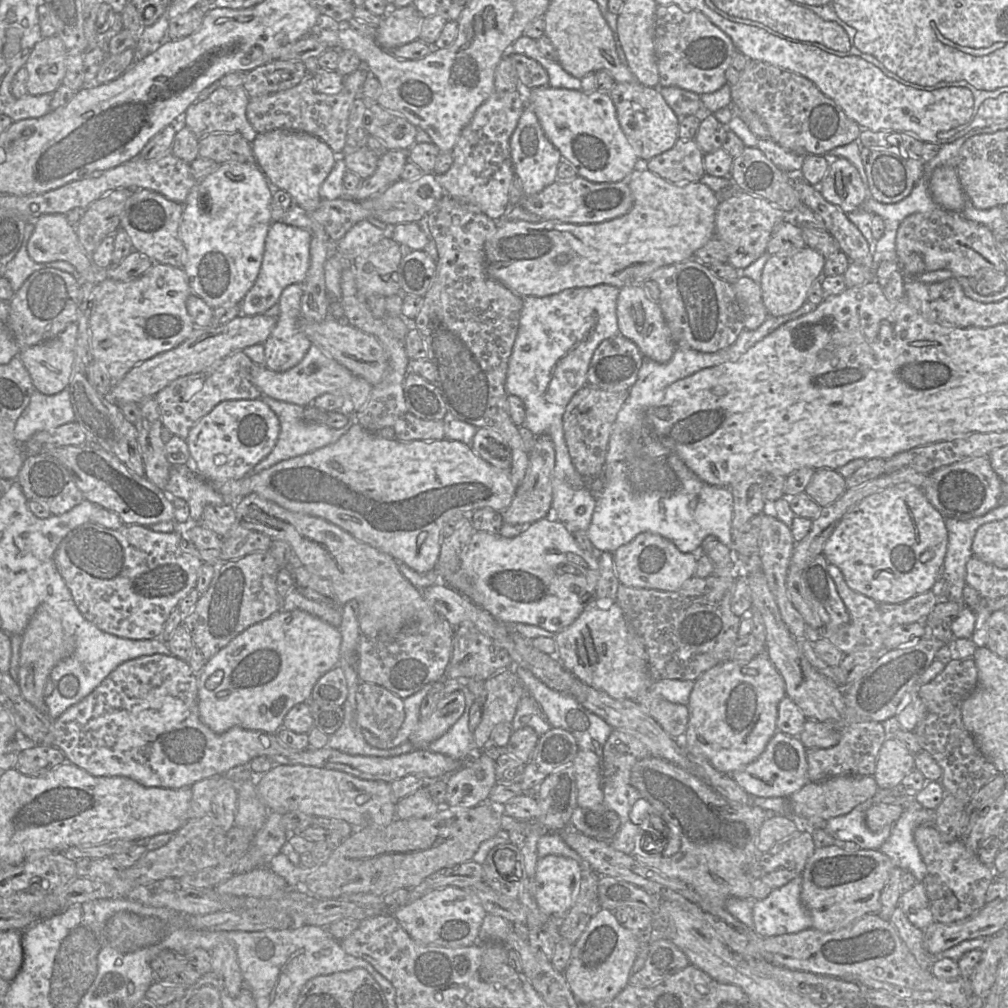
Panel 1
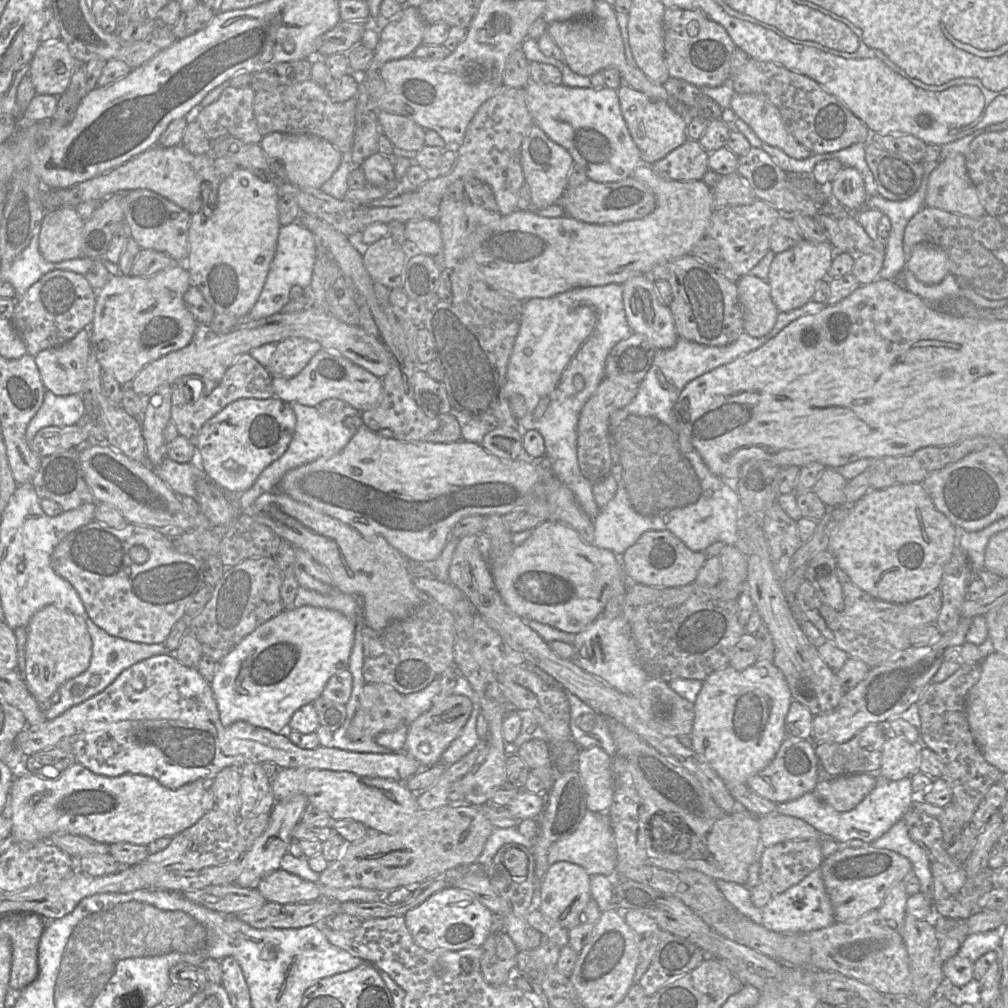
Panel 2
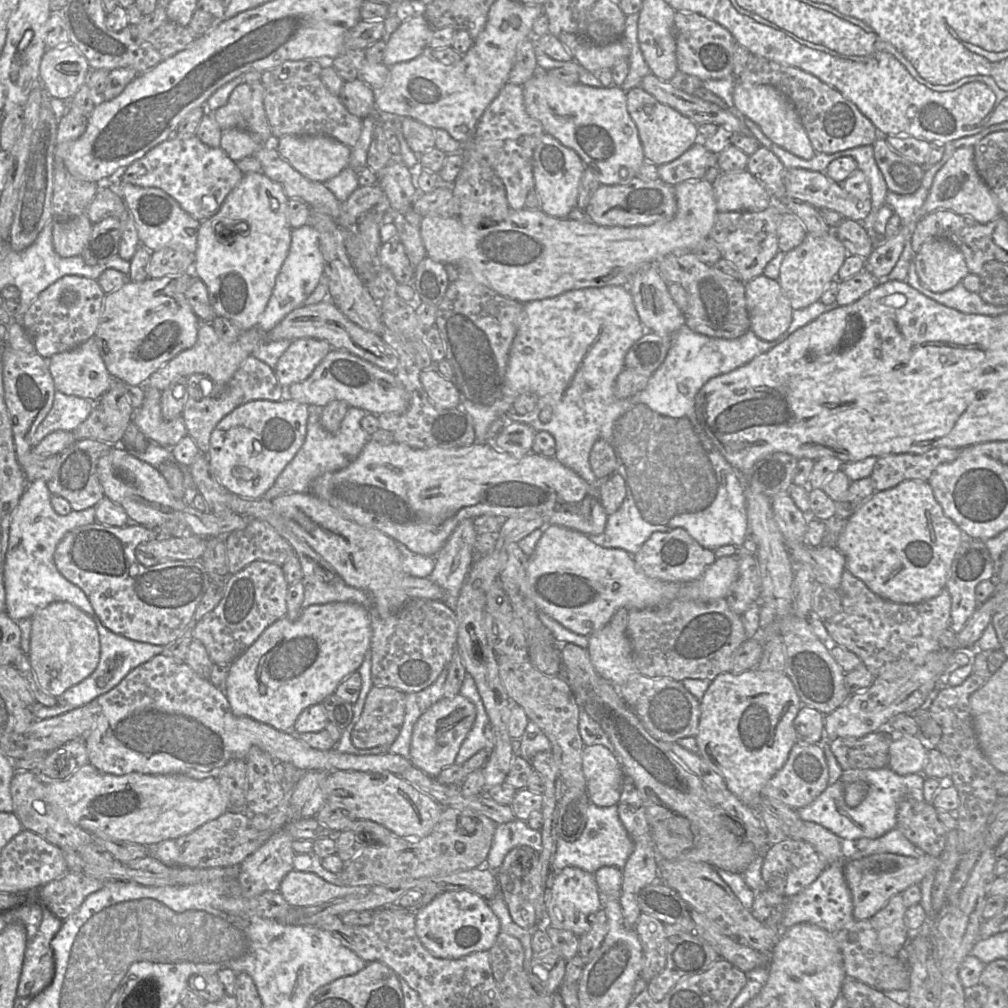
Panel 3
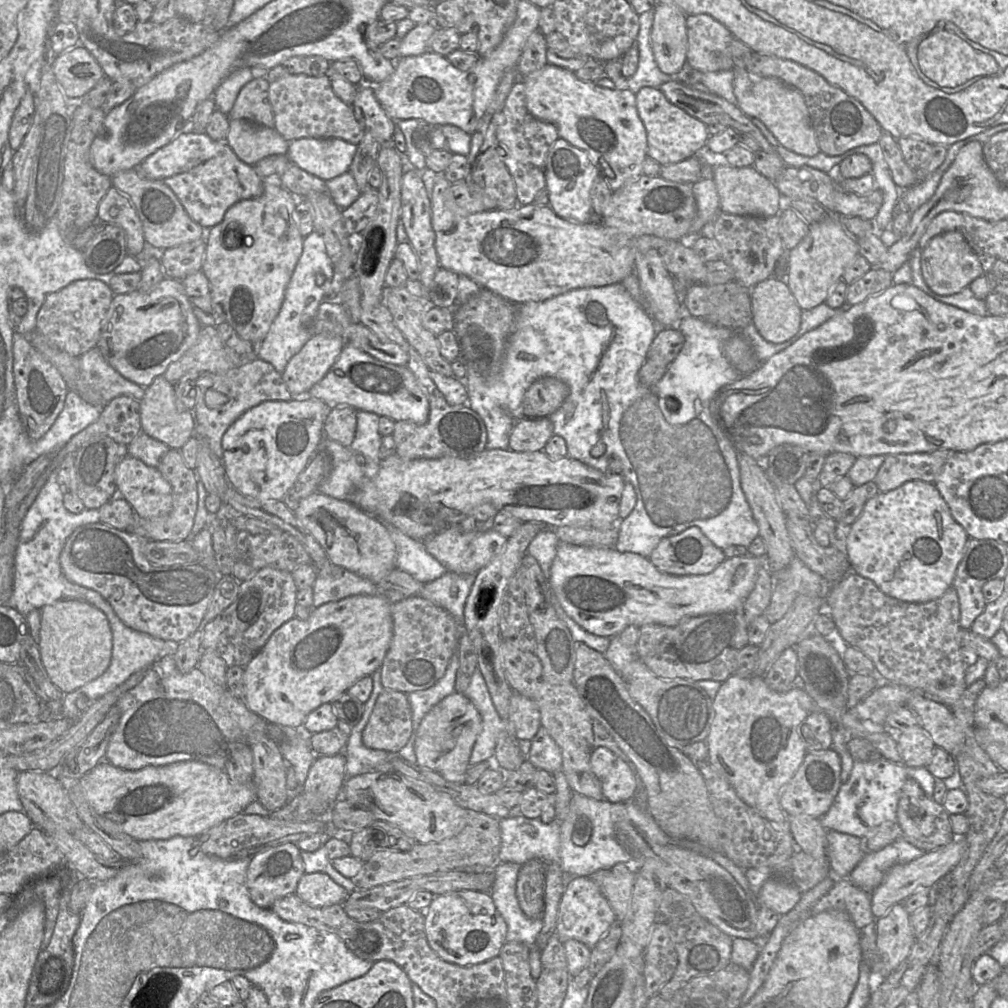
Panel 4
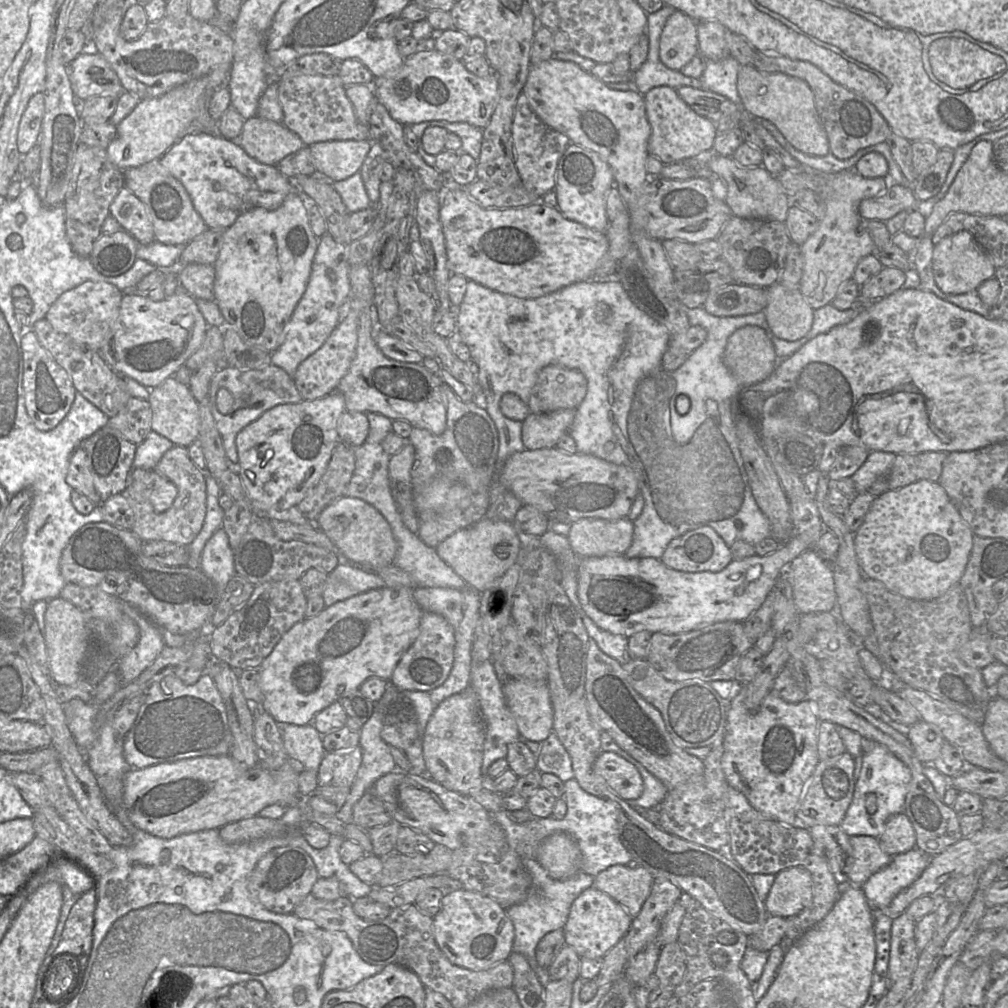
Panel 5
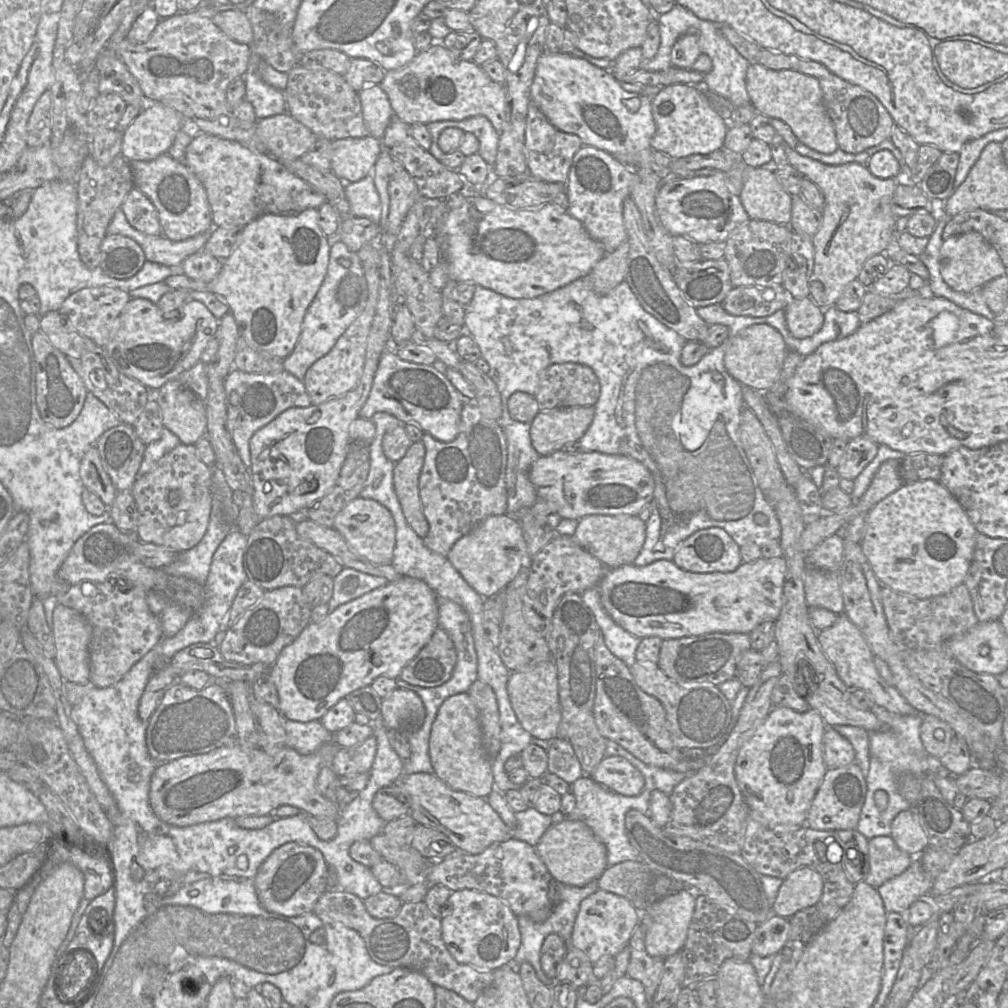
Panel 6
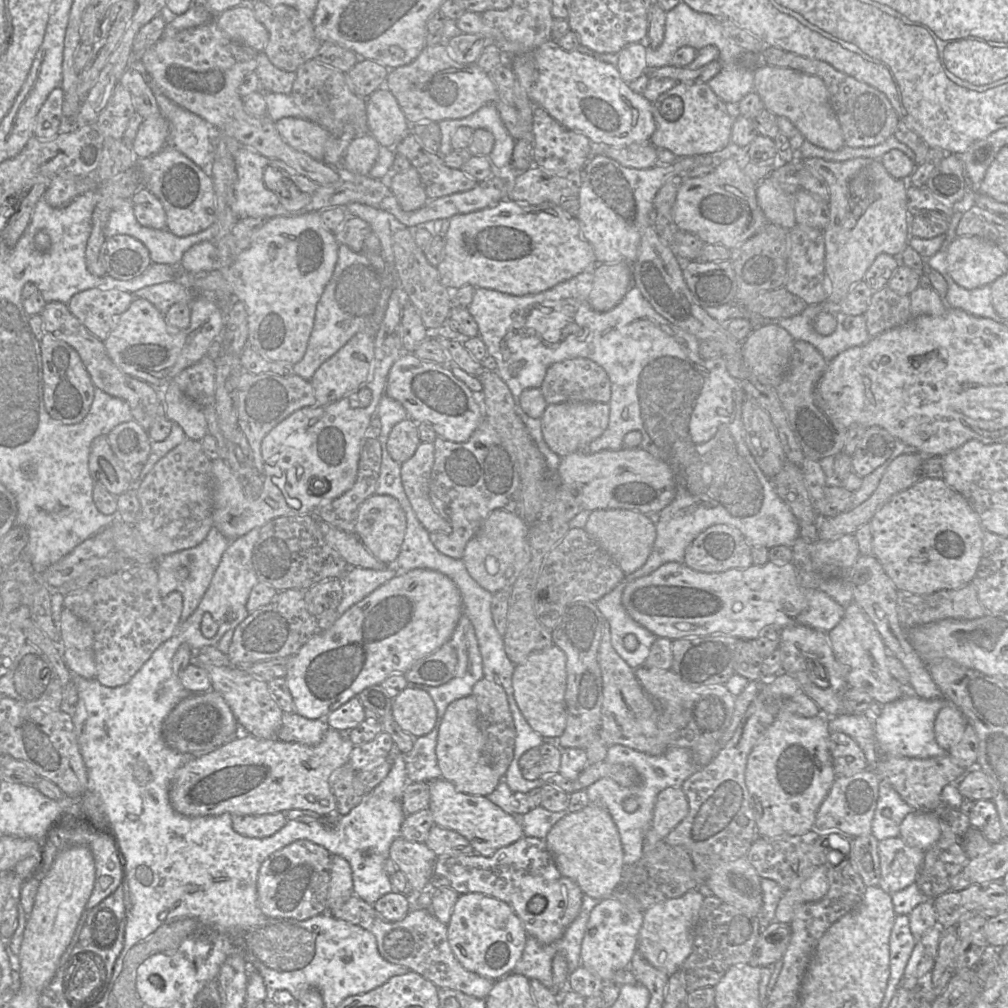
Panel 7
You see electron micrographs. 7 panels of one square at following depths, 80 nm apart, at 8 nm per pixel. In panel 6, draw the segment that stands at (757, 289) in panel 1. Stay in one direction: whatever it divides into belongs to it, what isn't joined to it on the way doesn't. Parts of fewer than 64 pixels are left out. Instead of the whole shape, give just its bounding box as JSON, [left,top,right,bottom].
[784,297,824,339]

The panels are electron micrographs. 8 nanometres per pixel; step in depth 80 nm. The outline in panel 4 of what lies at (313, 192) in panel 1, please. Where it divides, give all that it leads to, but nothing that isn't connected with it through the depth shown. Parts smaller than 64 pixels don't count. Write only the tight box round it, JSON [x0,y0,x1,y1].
[286,138,356,181]

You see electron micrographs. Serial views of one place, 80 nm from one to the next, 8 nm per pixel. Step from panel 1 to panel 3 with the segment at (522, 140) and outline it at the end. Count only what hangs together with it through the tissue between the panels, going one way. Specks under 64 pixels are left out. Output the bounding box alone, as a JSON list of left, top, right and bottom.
[533,133,586,218]

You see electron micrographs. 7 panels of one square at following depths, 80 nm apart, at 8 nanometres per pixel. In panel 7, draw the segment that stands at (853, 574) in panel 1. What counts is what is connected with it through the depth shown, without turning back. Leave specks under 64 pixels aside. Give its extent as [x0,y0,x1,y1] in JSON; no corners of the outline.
[869,477,984,595]

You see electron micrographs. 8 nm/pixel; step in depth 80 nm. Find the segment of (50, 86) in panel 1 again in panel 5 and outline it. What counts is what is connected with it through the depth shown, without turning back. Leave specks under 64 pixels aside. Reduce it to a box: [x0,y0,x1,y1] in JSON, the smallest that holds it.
[68,48,127,100]

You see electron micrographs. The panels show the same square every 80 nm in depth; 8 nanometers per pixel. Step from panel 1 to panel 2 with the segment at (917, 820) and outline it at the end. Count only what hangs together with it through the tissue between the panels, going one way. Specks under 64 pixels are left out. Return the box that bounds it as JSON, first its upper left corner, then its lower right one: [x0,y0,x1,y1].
[869,820,933,903]

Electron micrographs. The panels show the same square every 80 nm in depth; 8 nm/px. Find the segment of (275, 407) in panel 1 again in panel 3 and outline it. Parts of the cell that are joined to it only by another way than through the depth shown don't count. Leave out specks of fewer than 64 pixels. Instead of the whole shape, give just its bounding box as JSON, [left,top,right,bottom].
[261,406,371,501]

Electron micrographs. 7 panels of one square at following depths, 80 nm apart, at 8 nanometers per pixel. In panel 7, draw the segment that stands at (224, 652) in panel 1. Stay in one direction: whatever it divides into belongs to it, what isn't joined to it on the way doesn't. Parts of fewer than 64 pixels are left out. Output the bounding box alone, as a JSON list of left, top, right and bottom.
[284,568,462,719]

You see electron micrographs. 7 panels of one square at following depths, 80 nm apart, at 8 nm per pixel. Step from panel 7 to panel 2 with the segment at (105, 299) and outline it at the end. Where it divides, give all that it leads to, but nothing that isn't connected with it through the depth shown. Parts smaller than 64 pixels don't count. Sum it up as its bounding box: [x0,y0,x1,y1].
[11,270,97,355]

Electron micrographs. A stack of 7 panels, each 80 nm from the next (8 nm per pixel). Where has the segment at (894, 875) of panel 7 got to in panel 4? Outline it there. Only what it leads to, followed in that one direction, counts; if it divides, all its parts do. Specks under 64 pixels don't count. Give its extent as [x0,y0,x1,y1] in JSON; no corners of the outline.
[826,831,869,878]

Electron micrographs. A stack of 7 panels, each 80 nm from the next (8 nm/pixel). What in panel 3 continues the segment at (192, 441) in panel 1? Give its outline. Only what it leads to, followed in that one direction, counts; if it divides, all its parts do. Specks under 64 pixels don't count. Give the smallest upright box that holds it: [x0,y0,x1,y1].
[207,399,309,499]

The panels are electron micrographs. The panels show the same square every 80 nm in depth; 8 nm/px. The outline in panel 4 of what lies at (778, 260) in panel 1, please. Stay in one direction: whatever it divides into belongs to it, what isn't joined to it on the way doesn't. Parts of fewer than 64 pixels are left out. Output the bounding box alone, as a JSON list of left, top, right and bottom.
[785,213,859,310]

